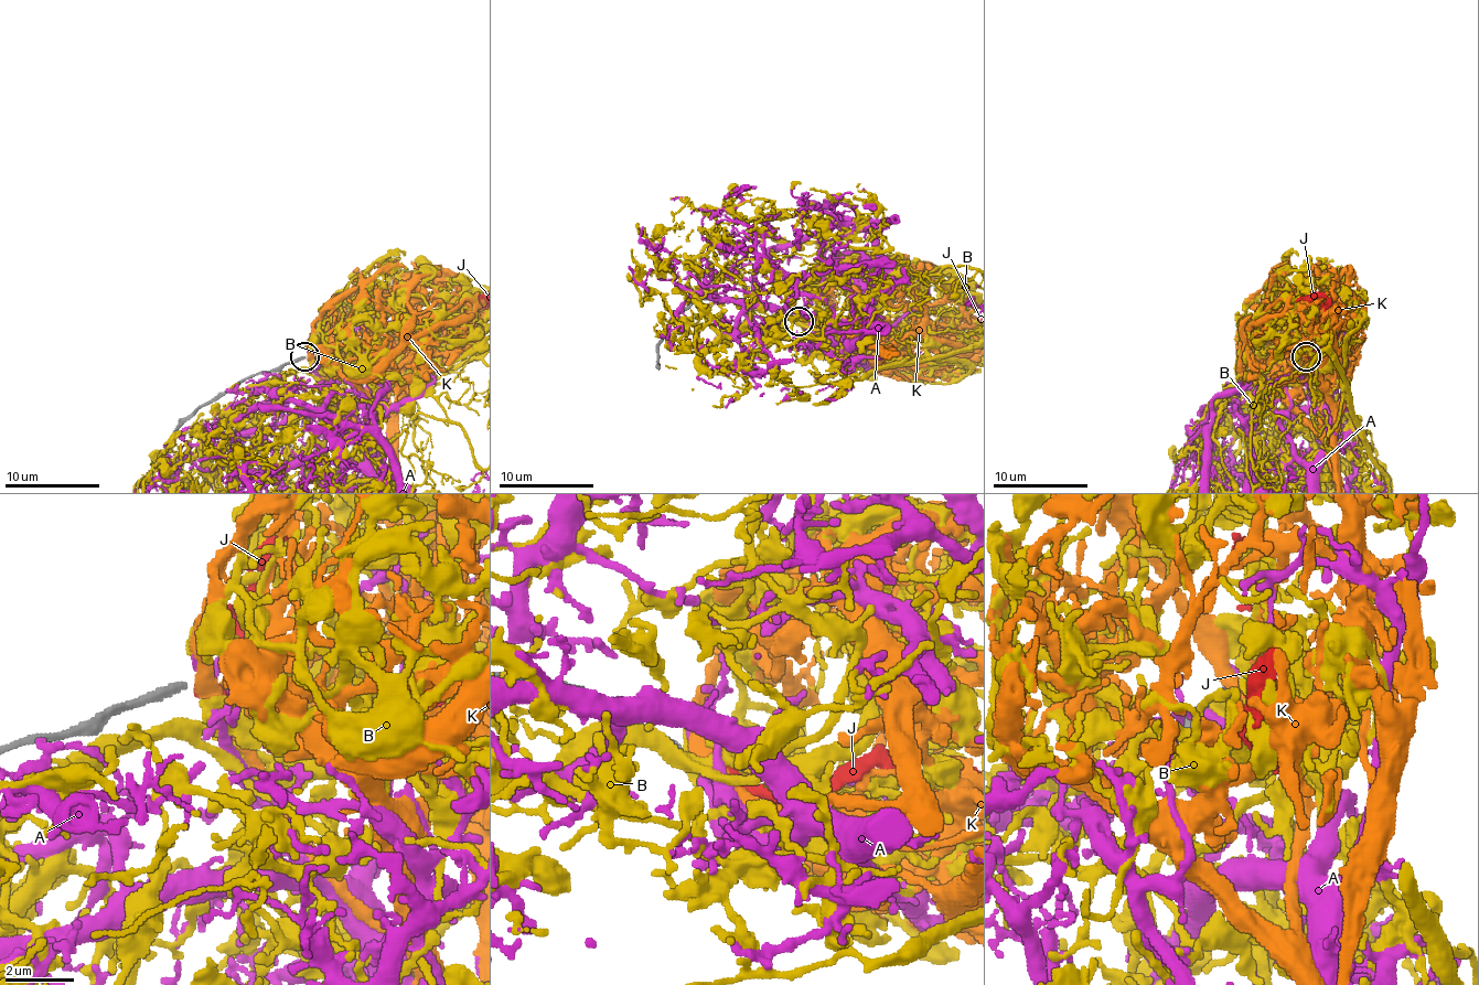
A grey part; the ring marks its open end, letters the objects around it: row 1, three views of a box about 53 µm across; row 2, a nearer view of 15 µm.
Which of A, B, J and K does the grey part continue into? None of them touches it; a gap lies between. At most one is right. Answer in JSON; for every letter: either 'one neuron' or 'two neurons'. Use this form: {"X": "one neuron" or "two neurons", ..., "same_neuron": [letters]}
{"A": "two neurons", "B": "two neurons", "J": "one neuron", "K": "two neurons", "same_neuron": ["J"]}

